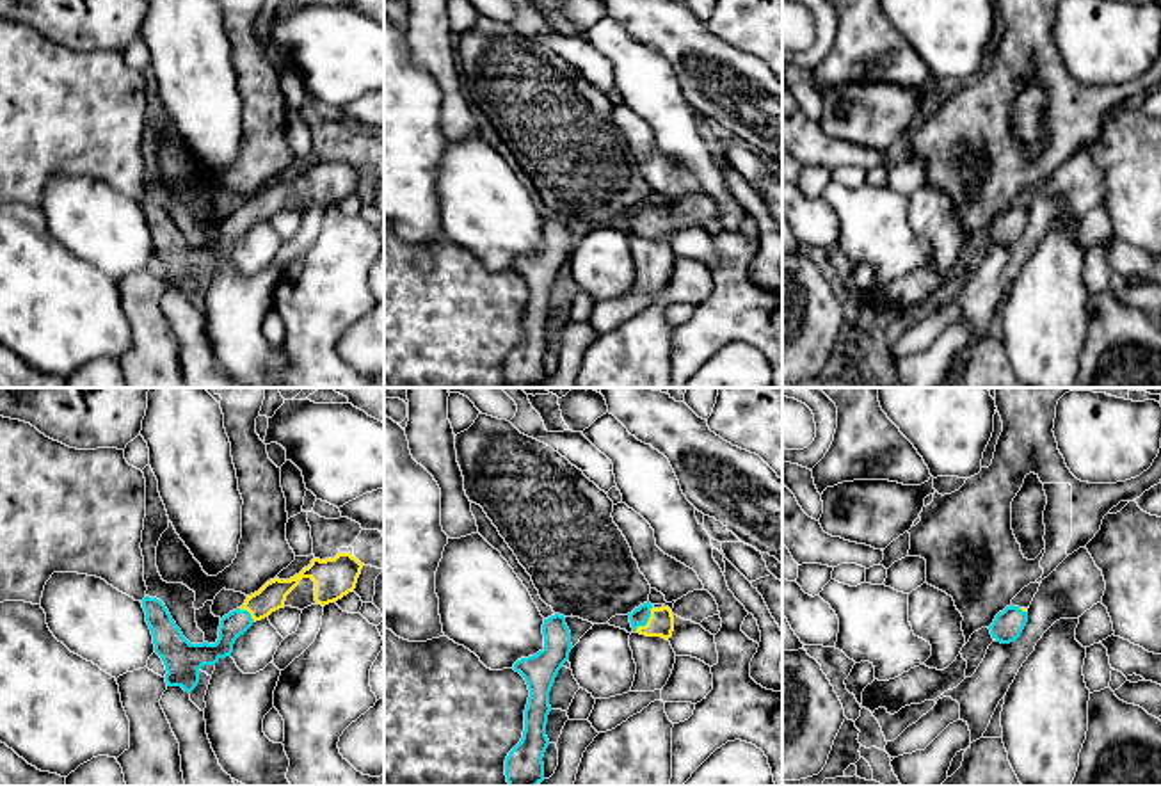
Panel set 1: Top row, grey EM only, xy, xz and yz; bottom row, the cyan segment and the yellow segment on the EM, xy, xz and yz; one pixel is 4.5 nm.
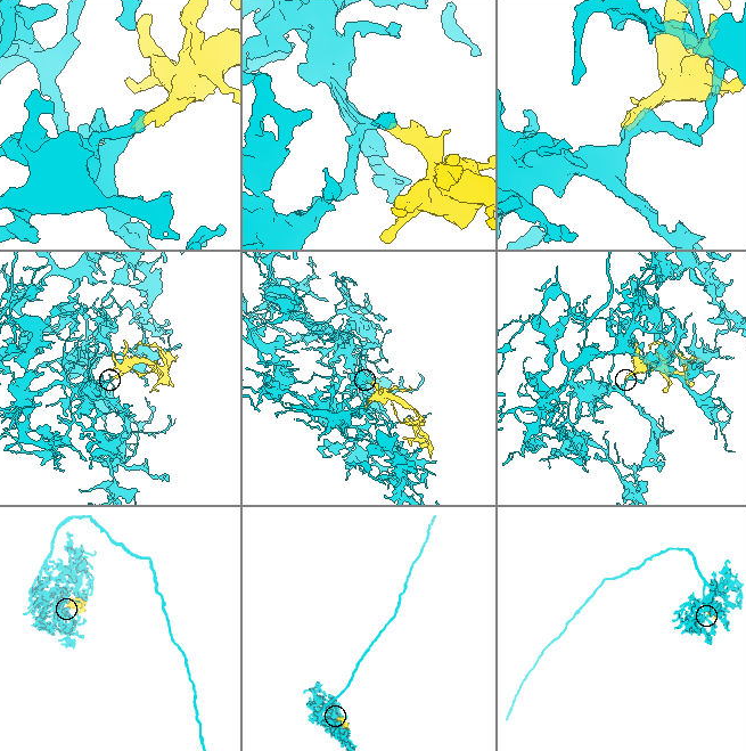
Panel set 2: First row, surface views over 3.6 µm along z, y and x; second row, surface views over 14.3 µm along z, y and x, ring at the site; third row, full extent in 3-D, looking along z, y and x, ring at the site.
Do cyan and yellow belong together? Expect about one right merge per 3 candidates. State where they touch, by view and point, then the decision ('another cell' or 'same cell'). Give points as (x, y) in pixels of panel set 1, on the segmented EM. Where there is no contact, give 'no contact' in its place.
xz (648, 619) | same cell

